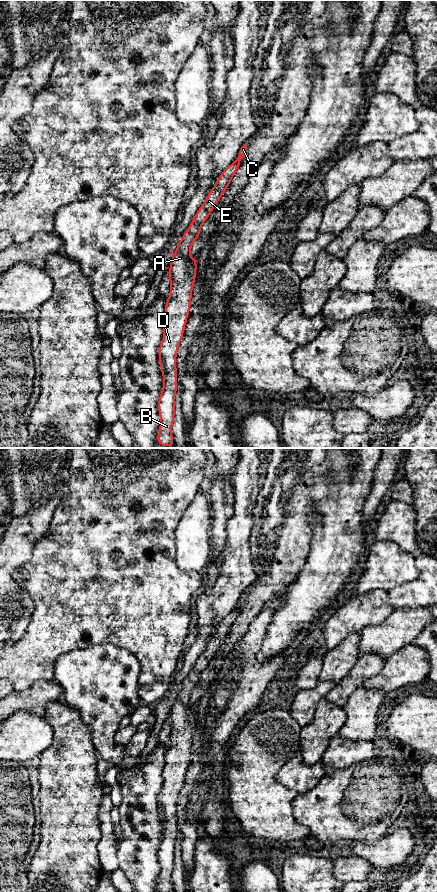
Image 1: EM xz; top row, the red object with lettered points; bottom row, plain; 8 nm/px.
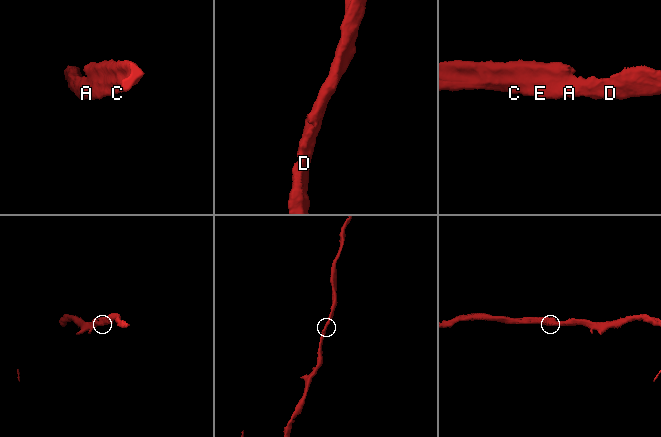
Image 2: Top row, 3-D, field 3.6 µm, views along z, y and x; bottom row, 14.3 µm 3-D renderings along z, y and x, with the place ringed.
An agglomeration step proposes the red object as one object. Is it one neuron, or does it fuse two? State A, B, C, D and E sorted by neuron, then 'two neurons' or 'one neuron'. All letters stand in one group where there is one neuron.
A B C D E | one neuron

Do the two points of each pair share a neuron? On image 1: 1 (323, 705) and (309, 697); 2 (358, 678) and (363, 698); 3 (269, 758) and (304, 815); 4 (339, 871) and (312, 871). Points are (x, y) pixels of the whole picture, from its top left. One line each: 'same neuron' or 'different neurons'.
1: different neurons
2: different neurons
3: different neurons
4: different neurons

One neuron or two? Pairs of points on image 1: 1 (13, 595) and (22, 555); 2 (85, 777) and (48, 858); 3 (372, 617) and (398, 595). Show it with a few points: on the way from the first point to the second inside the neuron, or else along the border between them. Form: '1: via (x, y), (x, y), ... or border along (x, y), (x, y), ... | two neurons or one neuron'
1: via (10, 585), (10, 567), (12, 565) | one neuron
2: via (70, 797), (67, 838) | one neuron
3: border along (387, 592), (387, 601), (394, 609) | two neurons

